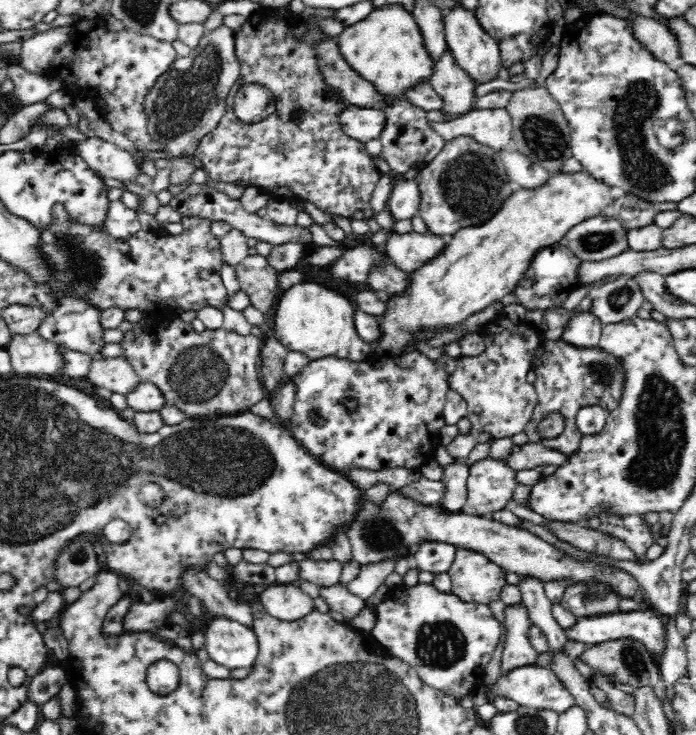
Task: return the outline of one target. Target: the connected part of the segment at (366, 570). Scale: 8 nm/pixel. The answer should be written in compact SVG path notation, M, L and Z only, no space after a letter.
M387 559L362 565L358 576L346 585L349 594L358 596L366 601L376 593L380 586L385 585L388 576L394 572L396 561L396 559Z

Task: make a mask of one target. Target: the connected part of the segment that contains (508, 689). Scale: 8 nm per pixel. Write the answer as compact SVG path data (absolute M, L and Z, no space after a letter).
M537 665L516 668L508 674L501 675L492 686L486 686L488 700L496 696L504 697L518 703L518 706L528 707L536 711L550 710L558 714L566 712L575 705L574 695L564 686L564 683L548 668L540 668Z

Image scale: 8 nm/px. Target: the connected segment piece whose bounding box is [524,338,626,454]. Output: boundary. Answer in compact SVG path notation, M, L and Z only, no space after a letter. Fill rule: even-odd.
M544 339L535 352L533 370L537 379L533 383L537 392L537 402L524 432L530 443L540 443L545 447L558 449L564 454L573 454L579 448L584 434L576 425L576 413L584 406L601 406L609 413L621 403L626 385L626 366L623 359L600 346L576 346L575 343ZM554 411L561 412L566 419L565 431L556 438L542 438L538 434L538 422Z

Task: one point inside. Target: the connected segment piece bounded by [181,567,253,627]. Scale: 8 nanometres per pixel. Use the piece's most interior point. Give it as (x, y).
(196, 581)

